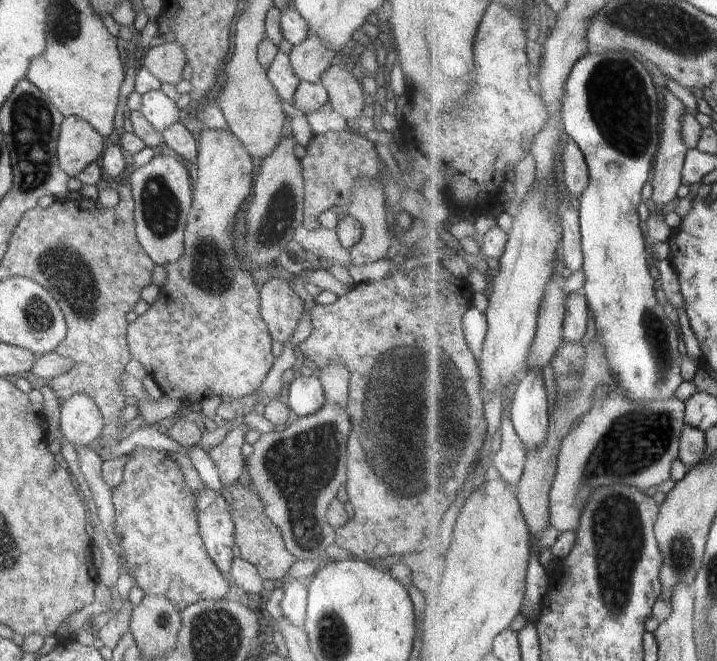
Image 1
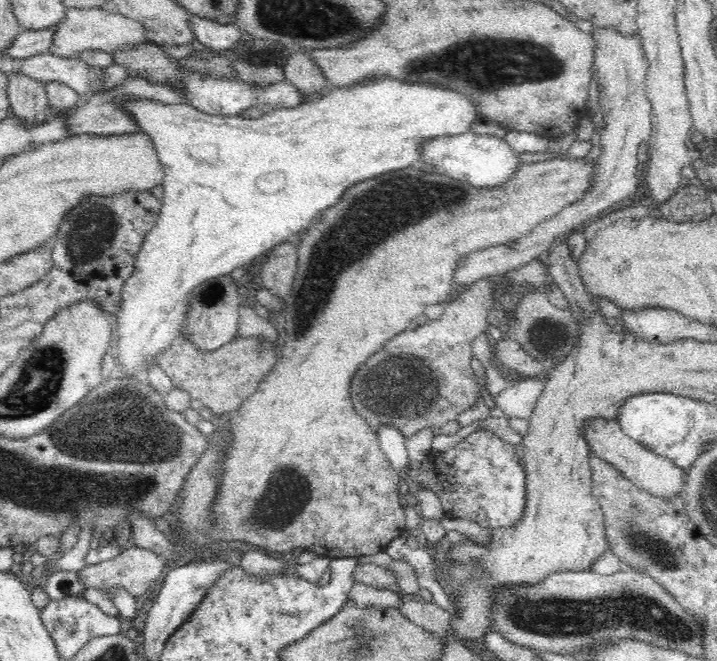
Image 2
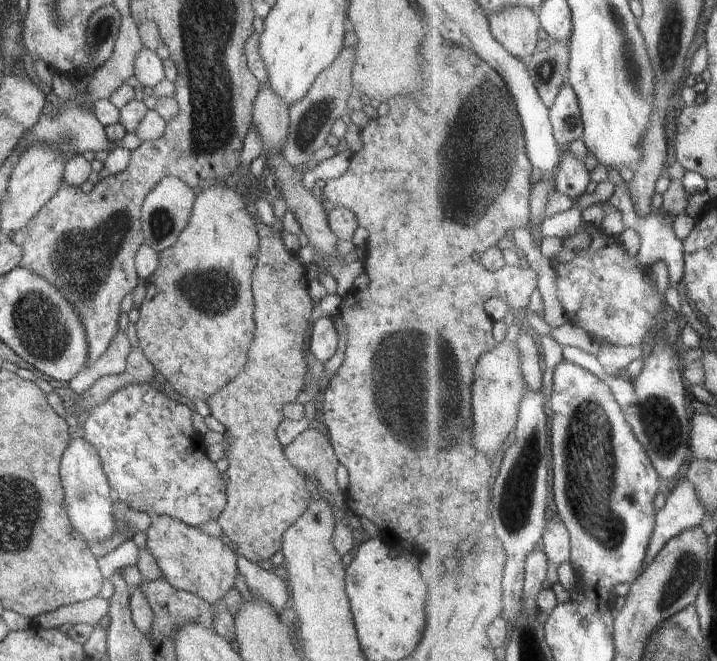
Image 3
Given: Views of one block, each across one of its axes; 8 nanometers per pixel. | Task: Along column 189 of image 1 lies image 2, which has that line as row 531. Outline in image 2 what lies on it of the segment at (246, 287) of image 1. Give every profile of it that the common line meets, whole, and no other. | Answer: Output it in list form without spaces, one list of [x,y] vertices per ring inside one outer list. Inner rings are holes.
[[[585,158],[548,159],[540,162],[520,165],[505,185],[499,187],[482,189],[471,184],[450,178],[434,172],[422,171],[420,165],[409,166],[400,170],[386,172],[378,177],[358,182],[350,186],[342,198],[336,204],[326,210],[322,210],[315,218],[300,232],[302,238],[298,248],[299,264],[294,280],[294,285],[284,300],[286,322],[285,341],[283,342],[274,370],[260,382],[258,390],[254,391],[242,404],[232,413],[226,425],[226,440],[224,440],[224,460],[222,460],[222,472],[220,472],[220,484],[216,500],[210,506],[215,522],[212,530],[214,539],[230,539],[243,541],[247,544],[257,544],[264,550],[282,552],[290,556],[290,552],[297,546],[302,546],[318,557],[330,558],[357,558],[382,552],[394,538],[401,535],[404,530],[405,503],[403,501],[404,484],[398,472],[392,466],[389,458],[379,445],[378,433],[372,431],[372,427],[366,423],[366,419],[358,415],[354,409],[350,390],[353,379],[362,364],[376,354],[385,342],[394,335],[408,328],[408,324],[414,321],[418,315],[424,313],[425,308],[441,304],[452,292],[454,284],[454,270],[464,260],[466,255],[472,252],[480,252],[484,248],[500,246],[500,244],[512,244],[513,241],[530,234],[538,224],[555,217],[562,209],[570,206],[573,202],[585,197],[591,189],[591,180],[595,175],[595,160],[586,162]]]

